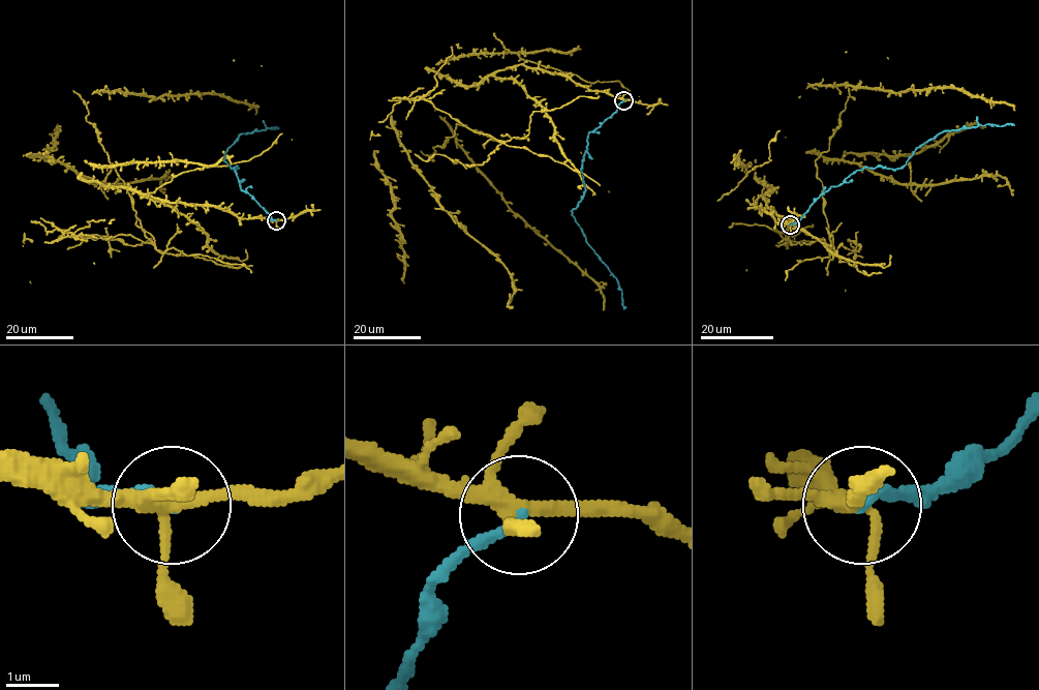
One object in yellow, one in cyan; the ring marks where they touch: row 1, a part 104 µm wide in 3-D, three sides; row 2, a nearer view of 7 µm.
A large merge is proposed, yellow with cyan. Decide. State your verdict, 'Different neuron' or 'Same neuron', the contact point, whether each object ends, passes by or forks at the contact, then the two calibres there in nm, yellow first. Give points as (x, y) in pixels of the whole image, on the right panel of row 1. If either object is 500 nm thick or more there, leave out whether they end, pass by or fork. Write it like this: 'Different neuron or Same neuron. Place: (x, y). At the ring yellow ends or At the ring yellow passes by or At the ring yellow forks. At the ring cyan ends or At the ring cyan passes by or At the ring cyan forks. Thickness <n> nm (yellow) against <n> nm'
Different neuron. Place: (790, 224). At the ring yellow forks. At the ring cyan ends. Thickness 280 nm (yellow) against 180 nm

